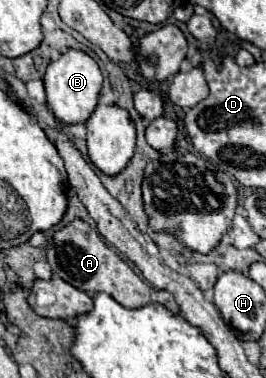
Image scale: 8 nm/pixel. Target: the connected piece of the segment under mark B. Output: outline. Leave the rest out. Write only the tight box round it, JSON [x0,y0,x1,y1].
[43,49,103,125]

